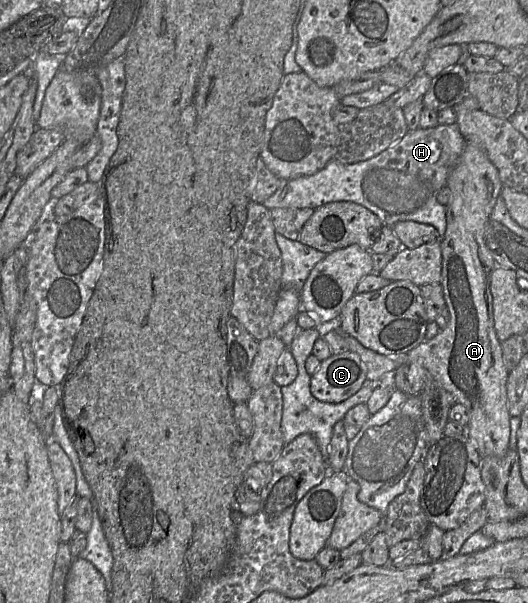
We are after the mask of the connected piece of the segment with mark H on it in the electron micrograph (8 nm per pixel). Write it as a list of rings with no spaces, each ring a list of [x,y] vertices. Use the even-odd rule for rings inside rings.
[[[457,122],[434,128],[418,128],[409,131],[401,140],[368,160],[352,164],[331,160],[315,174],[281,180],[280,187],[263,205],[269,210],[318,209],[330,202],[351,201],[376,214],[383,225],[392,227],[406,220],[430,224],[441,238],[447,226],[446,206],[439,203],[437,194],[447,186],[448,177],[466,143]]]

